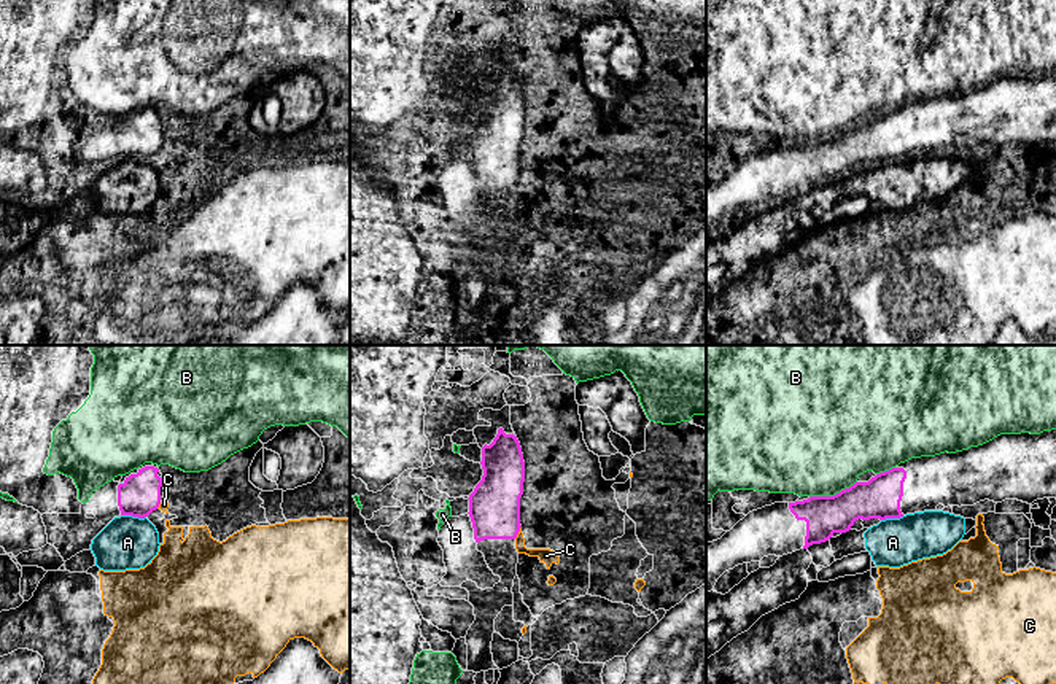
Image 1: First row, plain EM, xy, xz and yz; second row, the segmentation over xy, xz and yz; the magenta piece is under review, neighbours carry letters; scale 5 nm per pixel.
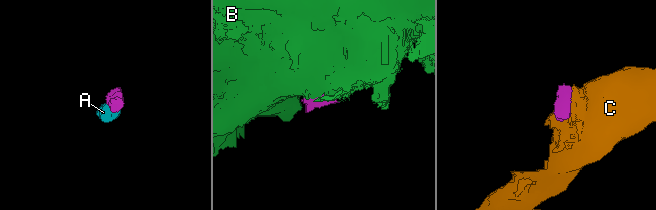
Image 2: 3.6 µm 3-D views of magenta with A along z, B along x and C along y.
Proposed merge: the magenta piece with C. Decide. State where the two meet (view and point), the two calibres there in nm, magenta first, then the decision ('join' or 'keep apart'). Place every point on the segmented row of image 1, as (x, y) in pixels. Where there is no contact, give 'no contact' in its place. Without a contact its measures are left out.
meets magenta in xz at (517, 533); 260 nm thick on the magenta side, 70 nm on the other; keep apart

